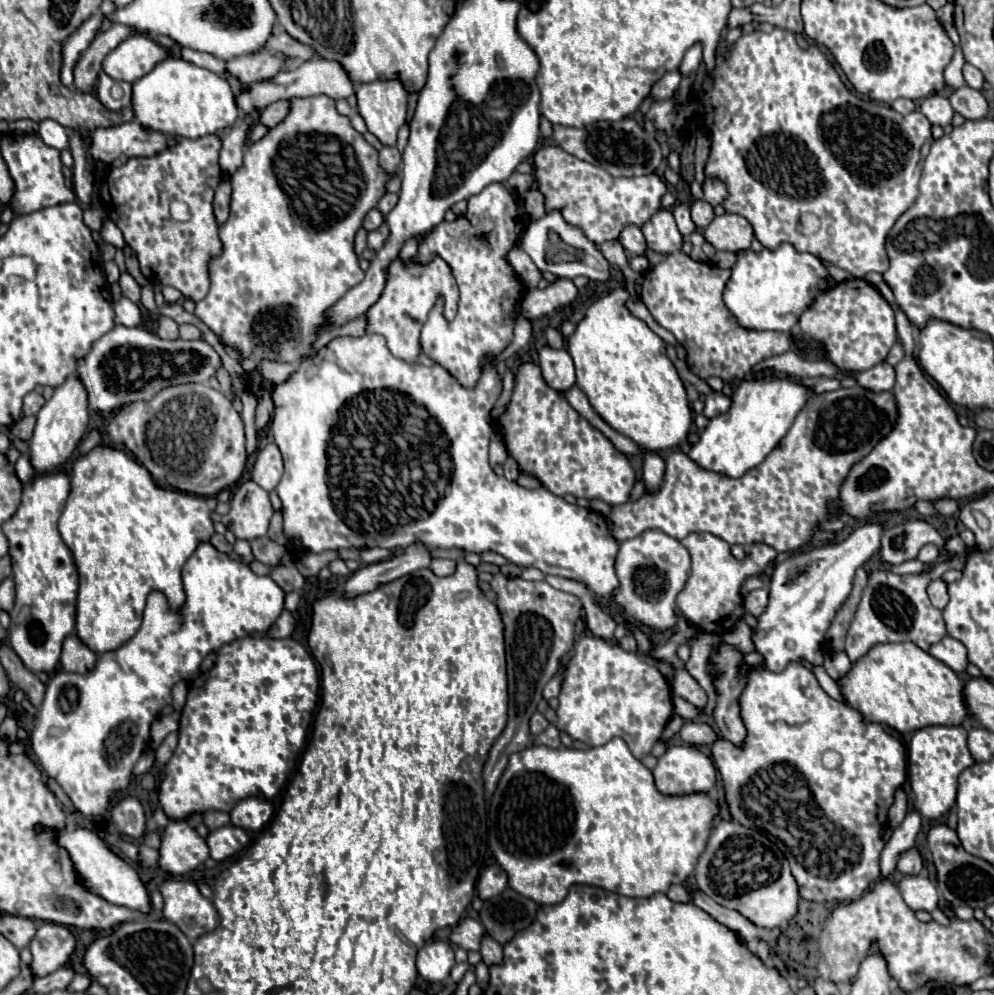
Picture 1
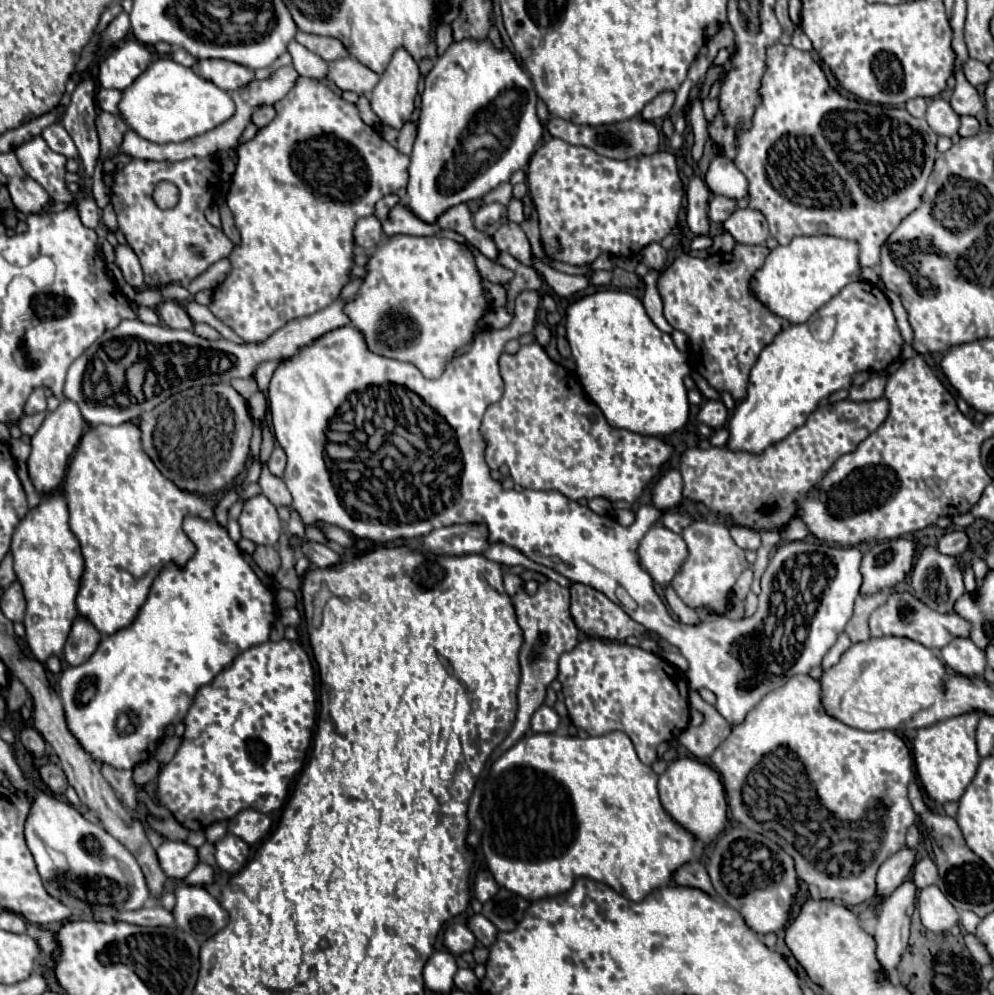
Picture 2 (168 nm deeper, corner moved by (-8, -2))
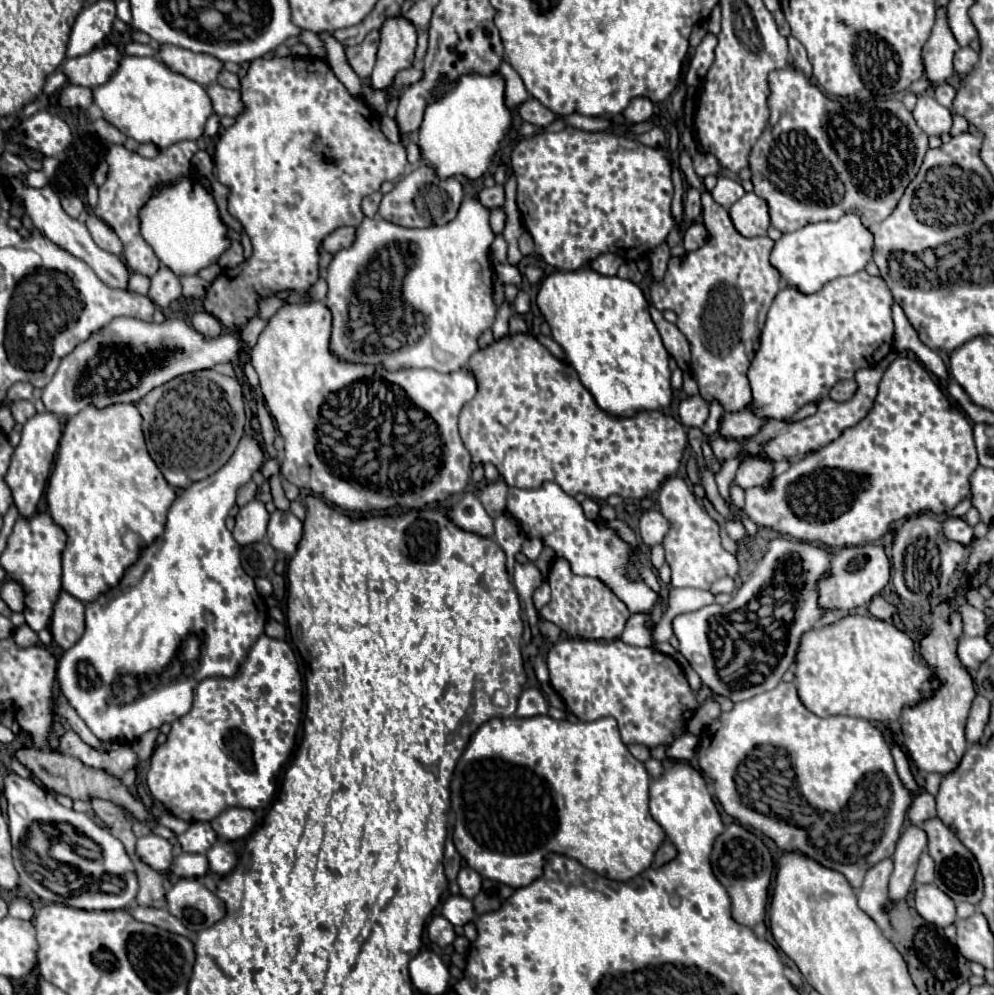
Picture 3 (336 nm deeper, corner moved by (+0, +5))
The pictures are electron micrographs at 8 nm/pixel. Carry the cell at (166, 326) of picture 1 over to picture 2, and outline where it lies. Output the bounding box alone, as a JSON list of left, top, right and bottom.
[158,300,192,330]

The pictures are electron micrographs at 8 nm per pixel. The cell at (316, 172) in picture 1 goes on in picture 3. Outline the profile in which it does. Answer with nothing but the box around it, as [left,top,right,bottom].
[204,57,408,329]

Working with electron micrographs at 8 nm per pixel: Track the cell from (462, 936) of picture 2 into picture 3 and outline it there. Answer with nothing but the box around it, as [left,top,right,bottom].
[428,915,456,947]

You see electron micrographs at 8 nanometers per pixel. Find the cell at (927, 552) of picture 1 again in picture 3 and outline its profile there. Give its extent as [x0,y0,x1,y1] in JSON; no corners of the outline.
[942,517,972,545]

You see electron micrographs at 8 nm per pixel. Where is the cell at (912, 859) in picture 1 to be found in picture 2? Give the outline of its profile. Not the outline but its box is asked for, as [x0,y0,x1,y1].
[912,858,938,890]

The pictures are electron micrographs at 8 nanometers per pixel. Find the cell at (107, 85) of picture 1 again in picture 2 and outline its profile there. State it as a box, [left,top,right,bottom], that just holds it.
[96,88,120,114]

